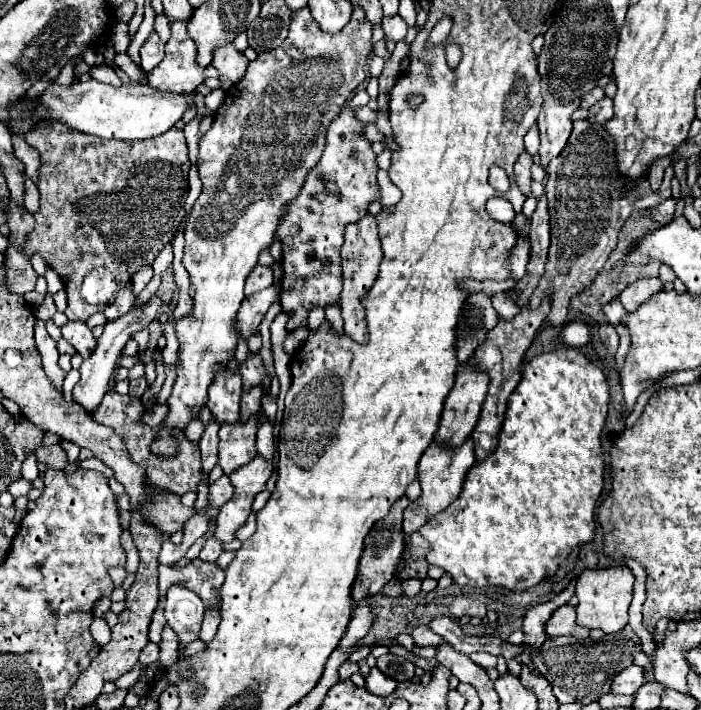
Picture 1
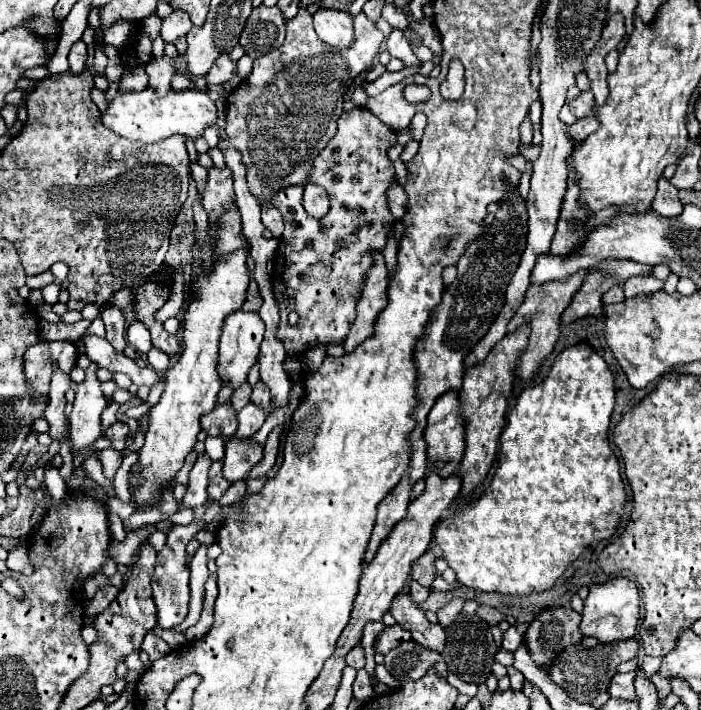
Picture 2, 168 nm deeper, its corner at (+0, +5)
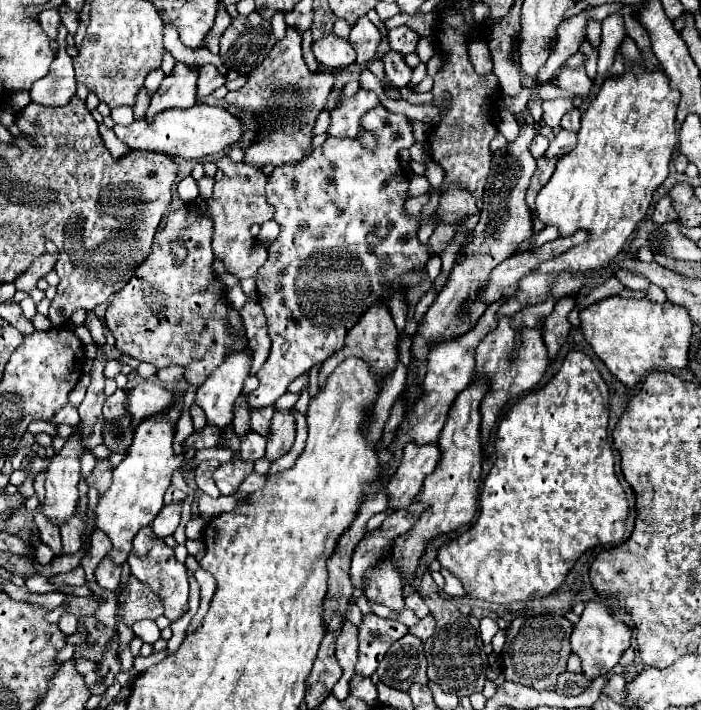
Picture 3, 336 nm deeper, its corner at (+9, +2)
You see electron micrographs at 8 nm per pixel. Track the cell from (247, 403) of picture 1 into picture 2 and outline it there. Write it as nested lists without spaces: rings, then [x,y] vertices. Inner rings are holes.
[[[248,402],[240,412],[238,412],[238,430],[236,430],[236,436],[238,438],[250,438],[258,432],[258,428],[264,424],[266,420],[266,412],[254,404],[254,402]]]

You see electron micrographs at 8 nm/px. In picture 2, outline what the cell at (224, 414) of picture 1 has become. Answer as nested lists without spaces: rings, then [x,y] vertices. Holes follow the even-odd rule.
[[[230,402],[216,406],[208,414],[202,416],[202,428],[210,436],[232,436],[238,428],[236,422],[236,410],[232,408]]]

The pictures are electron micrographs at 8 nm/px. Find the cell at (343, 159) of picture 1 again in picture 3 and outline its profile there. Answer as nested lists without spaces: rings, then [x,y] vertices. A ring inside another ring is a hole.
[[[377,105],[375,109],[367,111],[363,117],[361,117],[361,129],[365,131],[371,131],[375,133],[377,137],[377,147],[375,149],[365,149],[359,141],[353,138],[337,138],[329,137],[319,149],[315,149],[309,157],[301,159],[297,165],[281,165],[281,167],[275,167],[275,171],[269,175],[269,185],[267,185],[267,201],[275,207],[275,221],[279,223],[281,227],[281,233],[279,237],[267,247],[267,261],[261,265],[261,269],[257,271],[255,275],[255,283],[257,283],[257,293],[259,293],[259,305],[263,307],[265,311],[265,317],[267,317],[267,331],[269,331],[269,339],[271,339],[271,355],[269,359],[265,361],[265,365],[259,369],[257,373],[257,379],[259,379],[259,387],[247,395],[247,409],[253,411],[253,409],[261,409],[261,407],[269,407],[273,405],[289,387],[289,383],[293,379],[297,379],[299,375],[303,375],[305,371],[309,371],[313,365],[317,363],[323,363],[327,357],[331,357],[335,351],[339,351],[345,343],[345,335],[347,331],[351,329],[353,325],[353,319],[359,319],[369,307],[381,303],[381,305],[387,305],[393,291],[399,289],[401,295],[405,297],[405,291],[407,291],[407,285],[401,281],[401,277],[409,271],[421,271],[425,273],[425,265],[427,261],[441,253],[445,249],[445,245],[441,245],[441,241],[445,241],[445,237],[449,237],[449,233],[453,233],[453,227],[447,225],[447,223],[437,223],[431,239],[427,245],[423,245],[419,239],[417,239],[417,229],[419,229],[419,219],[417,217],[411,217],[405,213],[405,199],[407,199],[407,193],[409,193],[409,183],[407,179],[395,179],[395,175],[401,175],[403,173],[403,167],[399,163],[399,151],[403,147],[411,147],[415,143],[415,137],[413,137],[413,129],[411,129],[411,121],[405,117],[405,115],[393,115],[389,109],[385,109],[383,105]]]

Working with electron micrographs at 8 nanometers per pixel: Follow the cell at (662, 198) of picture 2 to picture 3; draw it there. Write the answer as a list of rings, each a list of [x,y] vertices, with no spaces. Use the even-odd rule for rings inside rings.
[[[665,195],[663,199],[657,201],[657,205],[653,207],[653,213],[651,213],[651,221],[655,225],[663,225],[663,223],[669,223],[669,221],[675,221],[677,219],[677,213],[675,209],[671,207],[671,201],[669,197]]]

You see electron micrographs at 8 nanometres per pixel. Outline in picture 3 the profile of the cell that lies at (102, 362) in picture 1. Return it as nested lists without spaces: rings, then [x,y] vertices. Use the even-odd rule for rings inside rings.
[[[75,427],[75,435],[67,437],[65,439],[65,447],[61,449],[61,453],[57,453],[49,467],[47,467],[47,481],[45,481],[45,503],[43,503],[43,515],[53,519],[53,525],[61,527],[67,519],[73,517],[75,513],[75,507],[77,507],[77,501],[79,501],[79,479],[81,479],[81,453],[85,451],[85,447],[81,445],[81,435],[77,433],[77,427]]]

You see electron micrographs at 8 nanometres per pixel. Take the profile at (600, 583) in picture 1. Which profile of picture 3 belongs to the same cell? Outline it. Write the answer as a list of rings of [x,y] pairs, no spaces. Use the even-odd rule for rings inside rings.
[[[587,601],[585,611],[571,633],[571,651],[581,659],[583,675],[589,681],[593,681],[609,673],[619,663],[625,649],[629,649],[629,639],[631,639],[631,629],[625,627],[603,603]]]

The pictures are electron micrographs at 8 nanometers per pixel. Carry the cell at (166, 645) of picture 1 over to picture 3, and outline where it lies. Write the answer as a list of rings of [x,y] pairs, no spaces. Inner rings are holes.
[[[149,527],[141,529],[137,537],[133,539],[133,549],[127,557],[127,565],[131,569],[131,575],[135,575],[139,581],[143,581],[147,587],[151,587],[165,607],[165,617],[169,621],[177,621],[187,611],[187,599],[189,599],[189,583],[187,583],[187,569],[183,563],[175,559],[175,553],[171,547],[165,545],[165,541],[153,541],[153,533],[149,533]]]

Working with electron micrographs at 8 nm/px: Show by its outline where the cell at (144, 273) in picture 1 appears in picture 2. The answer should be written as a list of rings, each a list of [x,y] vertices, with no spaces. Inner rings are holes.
[[[122,288],[122,290],[118,290],[116,294],[110,296],[108,304],[116,304],[116,306],[120,306],[120,308],[132,306],[132,288]]]

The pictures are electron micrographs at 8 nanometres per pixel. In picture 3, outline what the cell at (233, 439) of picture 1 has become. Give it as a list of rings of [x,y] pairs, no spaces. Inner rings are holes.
[[[229,461],[223,463],[217,471],[215,471],[215,483],[221,491],[221,495],[231,495],[237,491],[237,487],[241,485],[241,481],[253,471],[253,463],[251,461]]]

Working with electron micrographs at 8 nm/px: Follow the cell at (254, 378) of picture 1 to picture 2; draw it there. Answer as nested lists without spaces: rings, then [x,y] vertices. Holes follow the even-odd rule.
[[[262,380],[256,382],[250,400],[252,400],[254,404],[262,406],[262,408],[266,410],[266,414],[270,414],[270,410],[272,410],[272,404],[270,404],[270,392],[268,392],[268,386],[266,386]]]

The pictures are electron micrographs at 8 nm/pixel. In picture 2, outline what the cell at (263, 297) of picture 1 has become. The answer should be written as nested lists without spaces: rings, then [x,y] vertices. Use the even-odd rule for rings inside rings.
[[[238,312],[224,320],[218,352],[218,374],[222,374],[222,380],[230,382],[232,388],[238,388],[246,380],[248,370],[260,352],[262,338],[264,322],[256,312]]]

